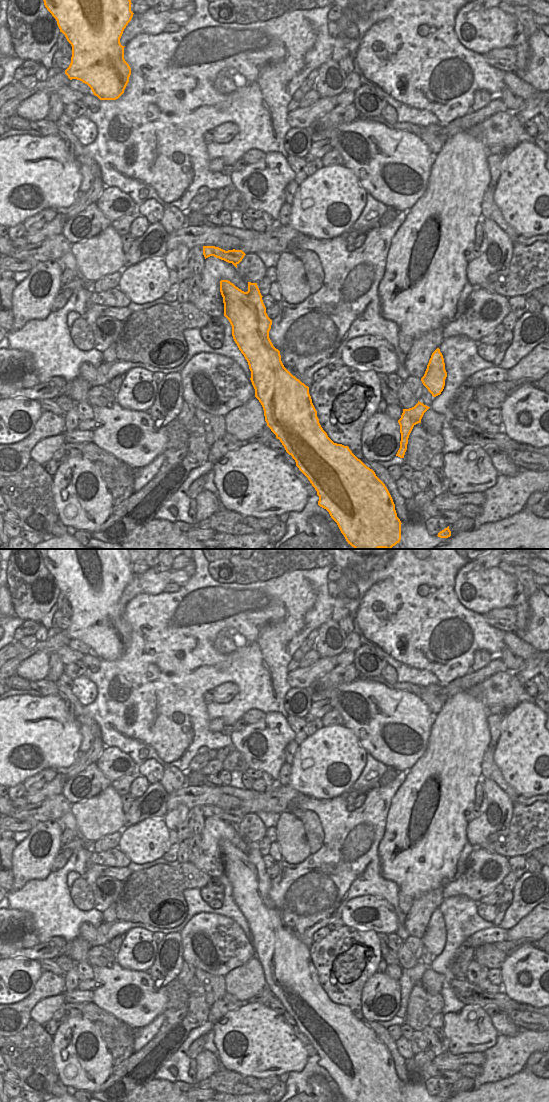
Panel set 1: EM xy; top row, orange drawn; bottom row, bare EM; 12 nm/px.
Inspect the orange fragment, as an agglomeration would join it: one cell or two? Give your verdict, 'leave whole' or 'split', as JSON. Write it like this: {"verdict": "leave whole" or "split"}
{"verdict": "leave whole"}

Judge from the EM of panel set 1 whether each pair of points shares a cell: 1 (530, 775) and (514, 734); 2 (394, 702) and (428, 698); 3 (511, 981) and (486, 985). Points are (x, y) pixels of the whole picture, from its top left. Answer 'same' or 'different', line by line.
1: same
2: different
3: different

